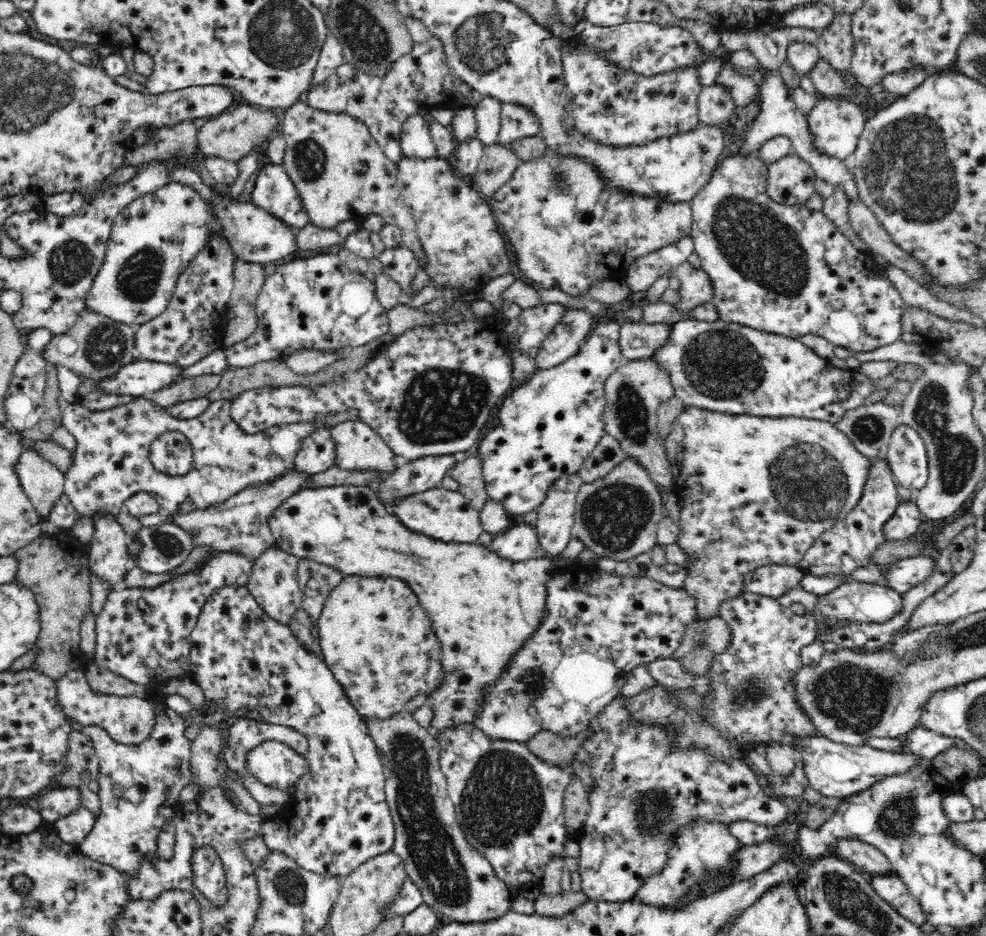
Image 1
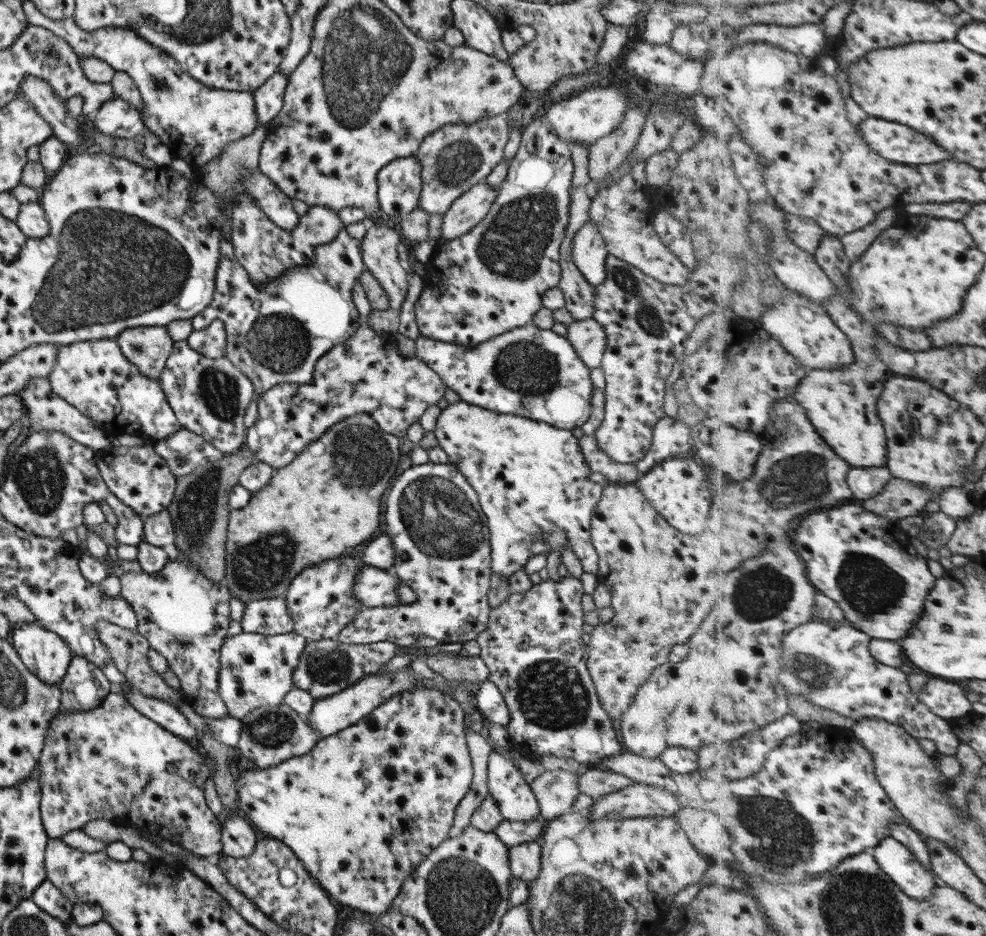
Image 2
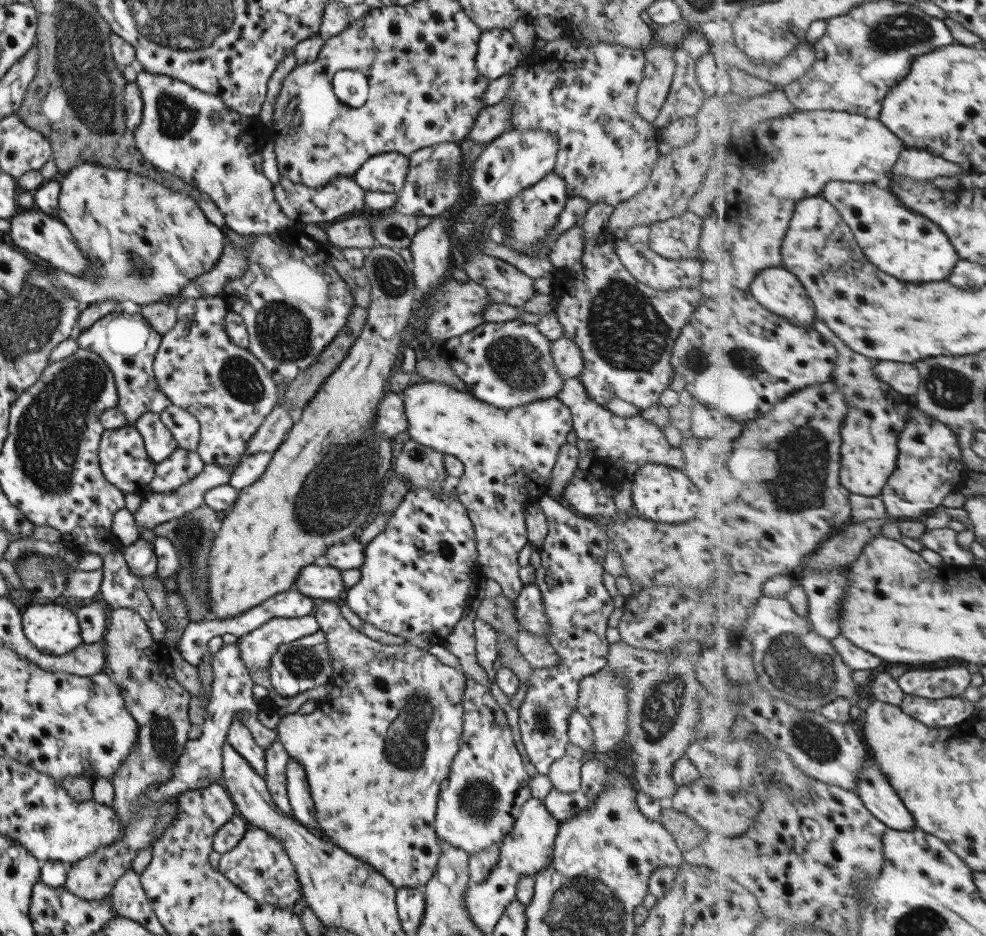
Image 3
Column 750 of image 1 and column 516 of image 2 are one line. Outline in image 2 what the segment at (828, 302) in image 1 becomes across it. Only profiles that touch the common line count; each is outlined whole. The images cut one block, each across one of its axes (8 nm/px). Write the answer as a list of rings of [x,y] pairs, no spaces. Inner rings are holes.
[[[541,116],[532,119],[522,130],[518,150],[509,161],[507,174],[498,186],[497,196],[494,198],[492,205],[489,207],[487,214],[475,226],[471,227],[465,234],[457,238],[443,239],[435,241],[432,257],[429,264],[439,272],[443,284],[423,284],[423,290],[417,297],[413,305],[415,324],[418,328],[418,334],[425,338],[432,338],[436,341],[455,343],[461,346],[475,346],[480,342],[488,341],[490,338],[503,334],[513,328],[530,324],[531,317],[542,307],[542,293],[549,288],[556,287],[560,279],[560,256],[559,247],[564,237],[564,228],[567,224],[567,213],[569,206],[569,185],[572,177],[573,165],[571,154],[569,153],[568,144],[557,138],[558,134],[541,118]]]

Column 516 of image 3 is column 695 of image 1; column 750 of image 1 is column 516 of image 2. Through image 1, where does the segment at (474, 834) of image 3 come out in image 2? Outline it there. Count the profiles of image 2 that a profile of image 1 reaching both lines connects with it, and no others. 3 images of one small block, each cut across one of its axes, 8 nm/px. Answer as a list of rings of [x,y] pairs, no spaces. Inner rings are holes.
[[[494,748],[488,754],[487,788],[503,819],[529,822],[540,814],[536,798],[525,783],[519,767],[504,751]]]

